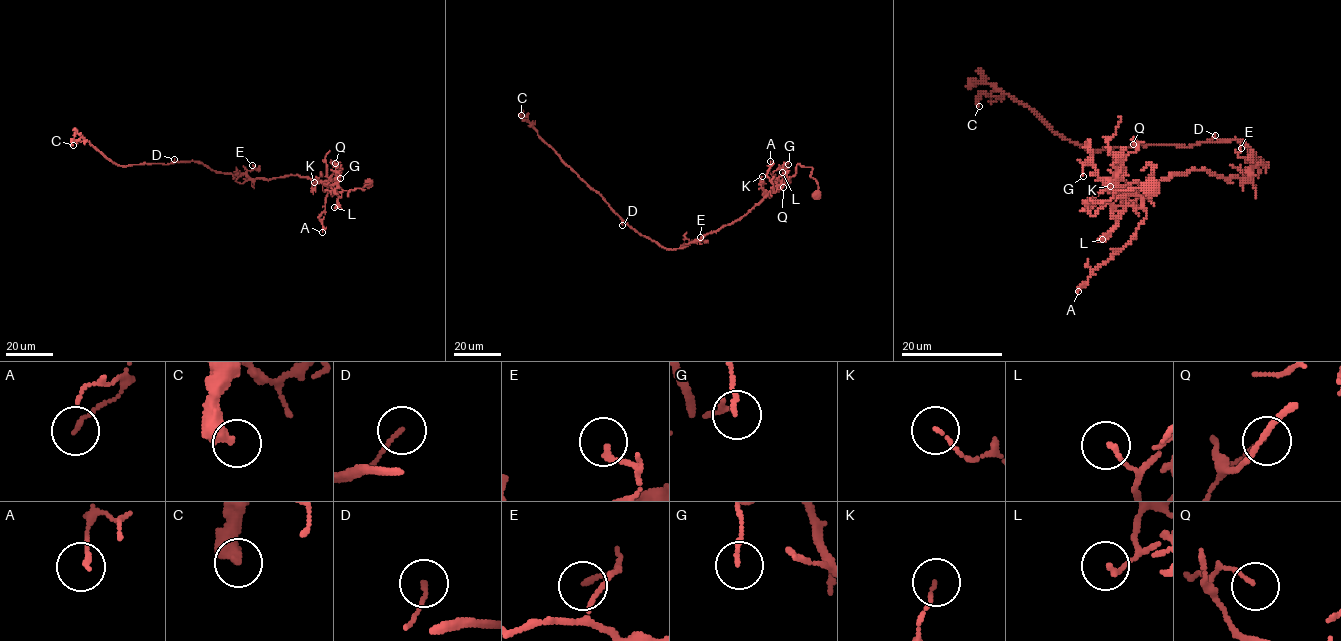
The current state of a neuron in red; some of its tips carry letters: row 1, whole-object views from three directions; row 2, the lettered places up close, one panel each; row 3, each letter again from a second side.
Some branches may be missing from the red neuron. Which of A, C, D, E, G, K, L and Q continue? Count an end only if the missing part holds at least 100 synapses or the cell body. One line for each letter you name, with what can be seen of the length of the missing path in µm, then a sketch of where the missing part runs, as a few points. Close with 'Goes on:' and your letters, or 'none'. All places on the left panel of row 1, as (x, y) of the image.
Goes on: none

